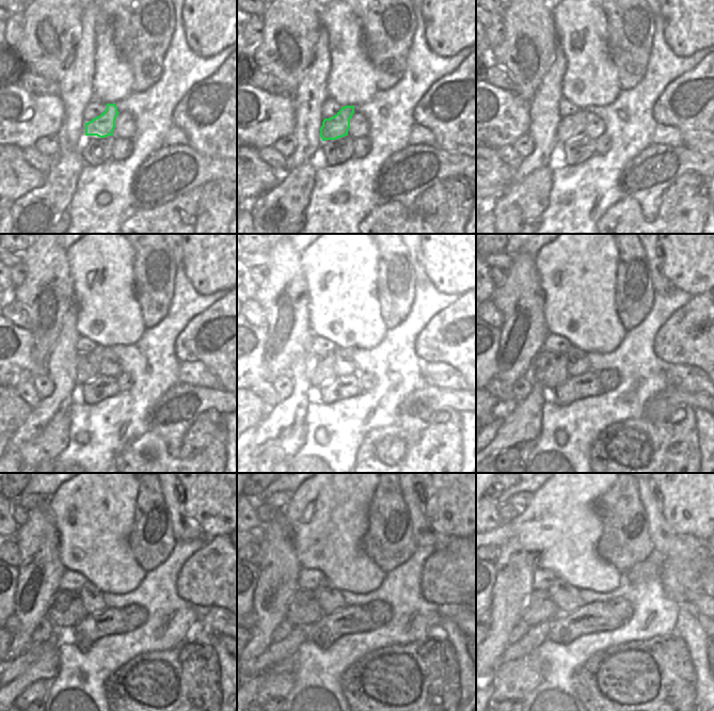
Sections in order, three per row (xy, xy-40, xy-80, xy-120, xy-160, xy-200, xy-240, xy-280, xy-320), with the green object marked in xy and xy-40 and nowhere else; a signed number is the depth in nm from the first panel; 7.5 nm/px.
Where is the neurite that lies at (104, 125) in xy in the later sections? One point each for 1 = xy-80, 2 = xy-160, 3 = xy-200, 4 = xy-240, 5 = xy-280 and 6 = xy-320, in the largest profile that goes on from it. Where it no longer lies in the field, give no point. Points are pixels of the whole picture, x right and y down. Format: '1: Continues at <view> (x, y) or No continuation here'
1: Continues at xy-80 (571, 127)
2: Continues at xy-160 (319, 367)
3: Continues at xy-200 (549, 369)
4: Continues at xy-240 (65, 610)
5: Continues at xy-280 (303, 610)
6: Continues at xy-320 (539, 606).

